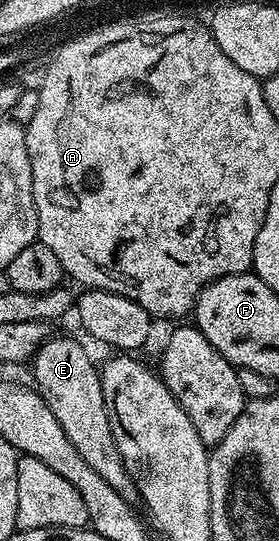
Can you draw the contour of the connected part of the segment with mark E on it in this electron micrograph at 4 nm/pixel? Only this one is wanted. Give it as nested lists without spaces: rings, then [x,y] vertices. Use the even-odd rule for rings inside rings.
[[[68,337],[47,338],[32,360],[33,384],[41,398],[60,421],[65,436],[80,453],[80,457],[103,477],[124,501],[139,504],[141,495],[124,465],[120,451],[112,435],[111,421],[104,401],[101,372],[87,351],[74,339]]]

